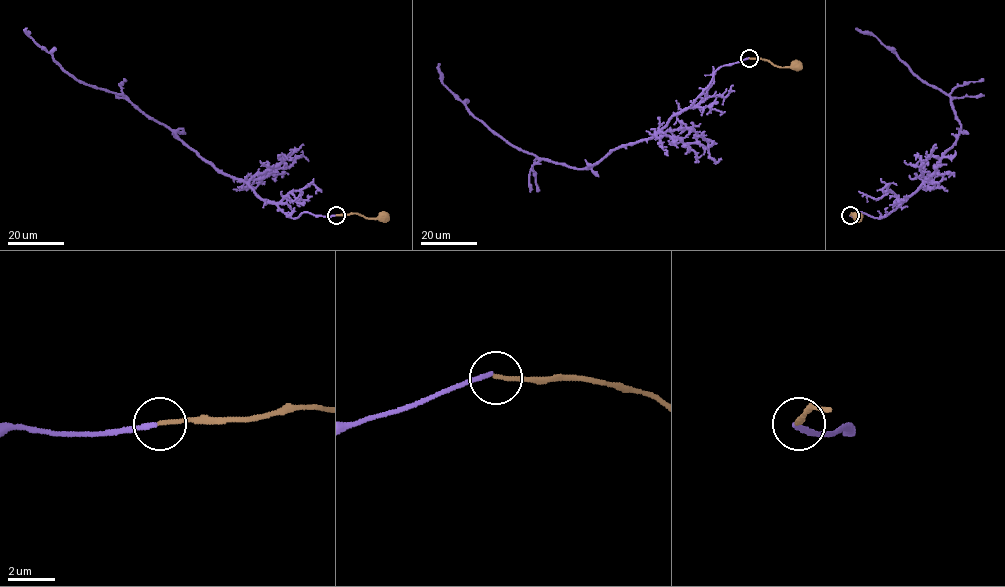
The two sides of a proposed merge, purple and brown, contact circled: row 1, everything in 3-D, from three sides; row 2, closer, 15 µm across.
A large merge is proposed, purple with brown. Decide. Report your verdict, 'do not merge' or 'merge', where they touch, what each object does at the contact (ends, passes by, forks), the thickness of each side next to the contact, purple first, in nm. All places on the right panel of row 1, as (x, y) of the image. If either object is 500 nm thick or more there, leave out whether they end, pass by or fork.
do not merge; at (850, 215); purple ends there; brown ends there; 180 nm thick on the purple side, 170 nm on the other

